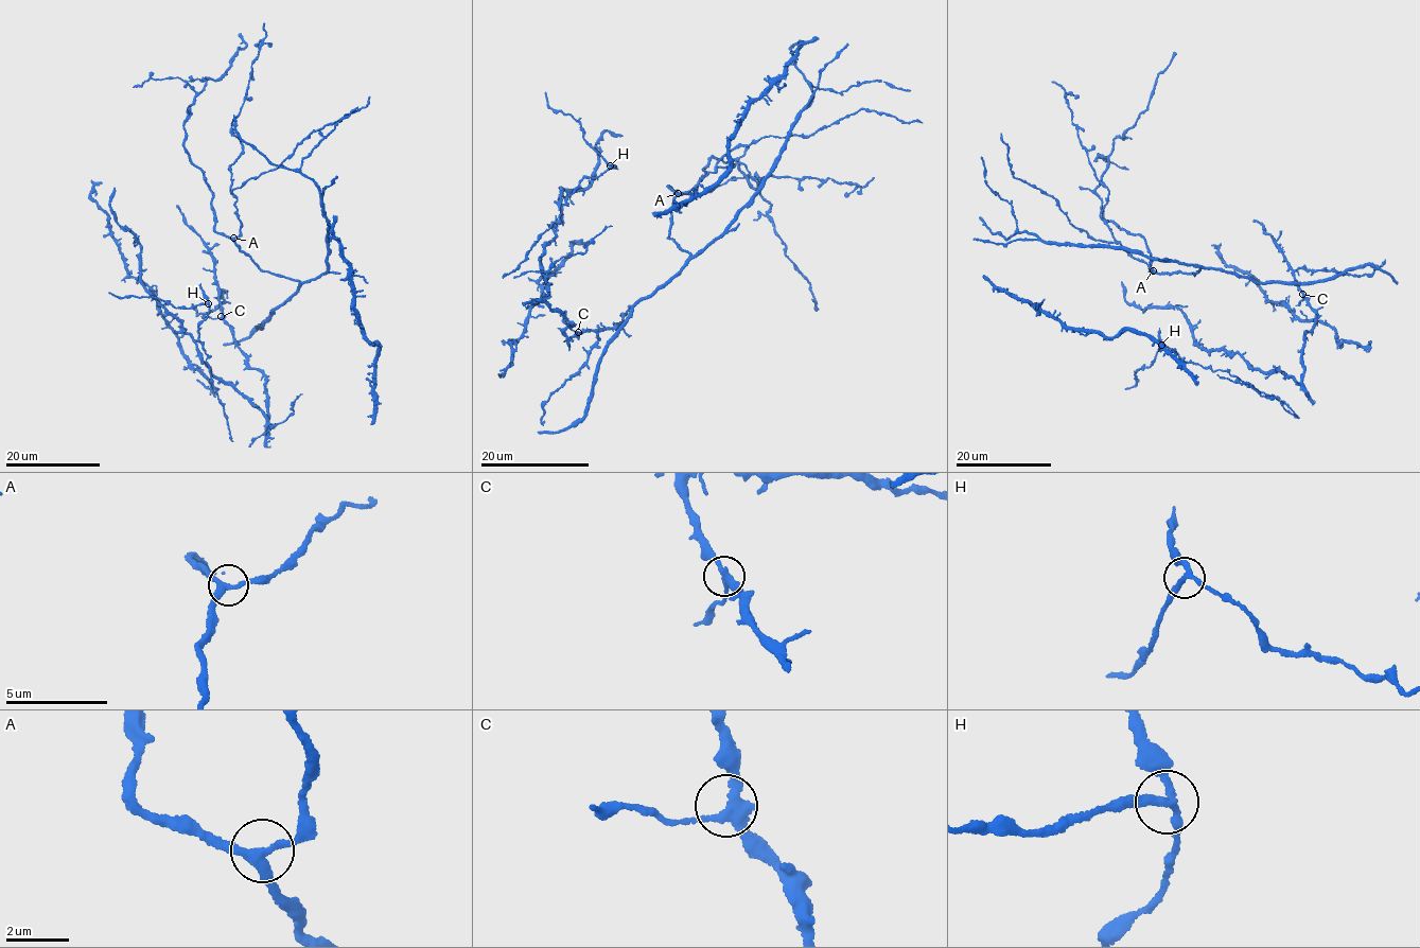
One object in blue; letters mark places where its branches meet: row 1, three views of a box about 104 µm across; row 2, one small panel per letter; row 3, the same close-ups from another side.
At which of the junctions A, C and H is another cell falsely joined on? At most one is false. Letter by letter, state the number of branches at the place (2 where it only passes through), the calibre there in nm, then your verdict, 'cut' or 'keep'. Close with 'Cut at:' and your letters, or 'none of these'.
A: 3 | 260 nm | keep
C: 3 | 280 nm | keep
H: 3 | 240 nm | cut
Cut at: H

